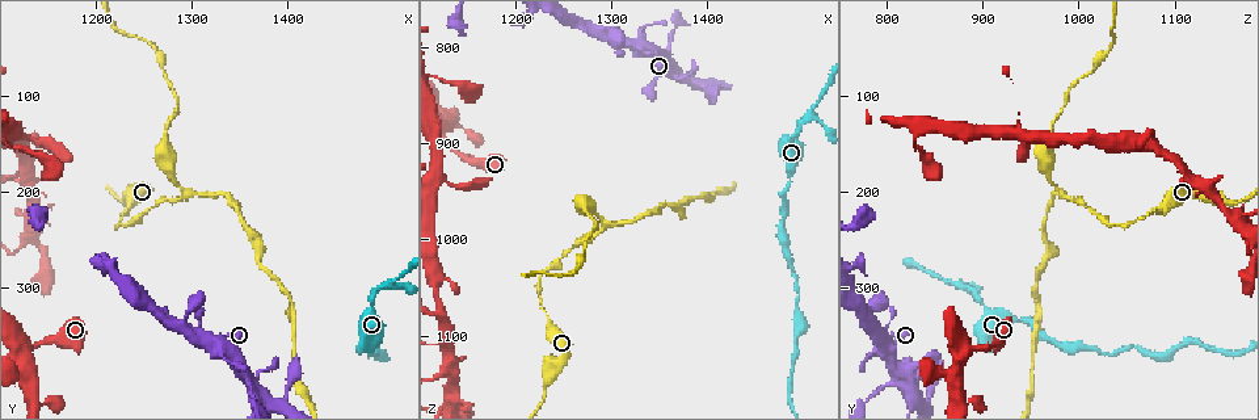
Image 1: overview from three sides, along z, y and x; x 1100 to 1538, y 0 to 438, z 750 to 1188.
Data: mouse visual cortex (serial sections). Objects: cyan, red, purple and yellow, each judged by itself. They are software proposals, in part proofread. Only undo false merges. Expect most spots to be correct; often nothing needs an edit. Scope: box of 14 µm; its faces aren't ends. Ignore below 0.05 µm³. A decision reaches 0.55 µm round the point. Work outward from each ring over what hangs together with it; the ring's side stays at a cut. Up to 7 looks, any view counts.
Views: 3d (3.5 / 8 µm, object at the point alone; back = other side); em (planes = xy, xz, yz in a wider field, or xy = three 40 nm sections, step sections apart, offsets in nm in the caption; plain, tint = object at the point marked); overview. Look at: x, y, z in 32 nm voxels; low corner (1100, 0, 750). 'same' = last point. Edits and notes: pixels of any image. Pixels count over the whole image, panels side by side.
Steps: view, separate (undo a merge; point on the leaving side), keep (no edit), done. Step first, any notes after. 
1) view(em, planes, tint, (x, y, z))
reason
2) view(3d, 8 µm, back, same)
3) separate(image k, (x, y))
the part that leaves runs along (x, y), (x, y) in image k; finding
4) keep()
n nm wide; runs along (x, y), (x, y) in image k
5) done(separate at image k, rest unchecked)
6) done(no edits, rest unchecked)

view(3d, 8 µm, (1510, 300, 870))
a fork

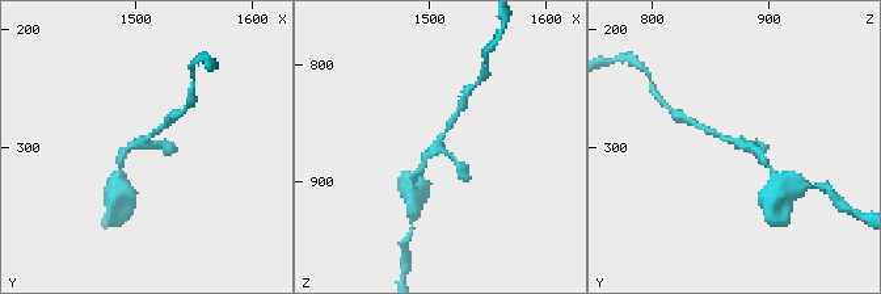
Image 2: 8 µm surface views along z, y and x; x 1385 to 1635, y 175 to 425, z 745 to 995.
view(em, planes, tint, (1508, 298, 872))
3 arms; arms of 200, 200, 200 nm; need the tissue

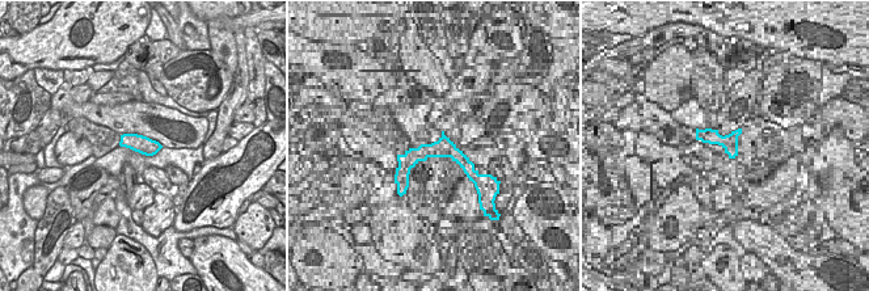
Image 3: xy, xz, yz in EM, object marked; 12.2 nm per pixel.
keep()
runs along (417, 172), (438, 148), (452, 120) in image 2; one cell here

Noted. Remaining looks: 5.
view(3d, 3.5 µm, (1350, 380, 805))
a fork

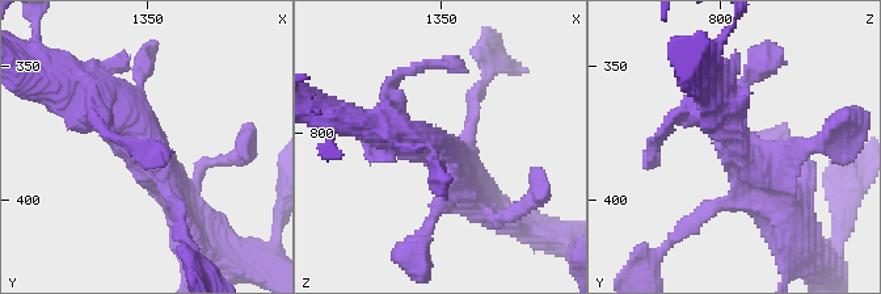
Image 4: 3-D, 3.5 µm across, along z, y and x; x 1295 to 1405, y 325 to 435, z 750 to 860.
view(em, xy, step 1, tint, (1352, 385, 808))
4 arms; arms of 150, 200, 350, 400 nm; need the tissue

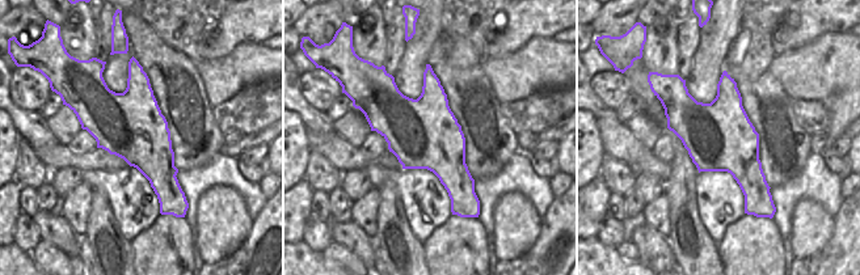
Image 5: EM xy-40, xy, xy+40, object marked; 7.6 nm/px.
view(em, xy, step 5, tint, same)

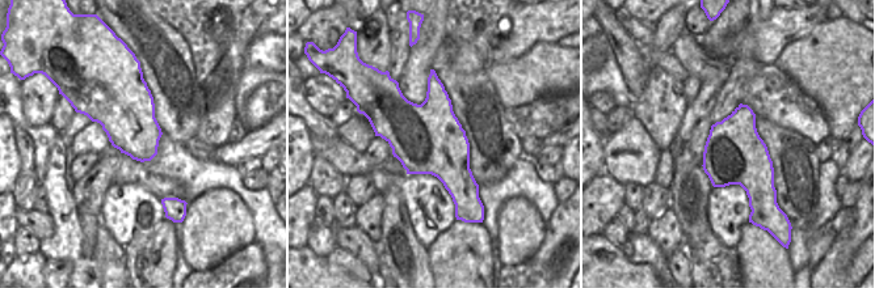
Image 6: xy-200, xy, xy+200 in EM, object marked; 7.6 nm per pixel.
keep()
one cell here

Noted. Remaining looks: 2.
view(3d, 3.5 µm, back, (1295, 205, 985))
sharp bend

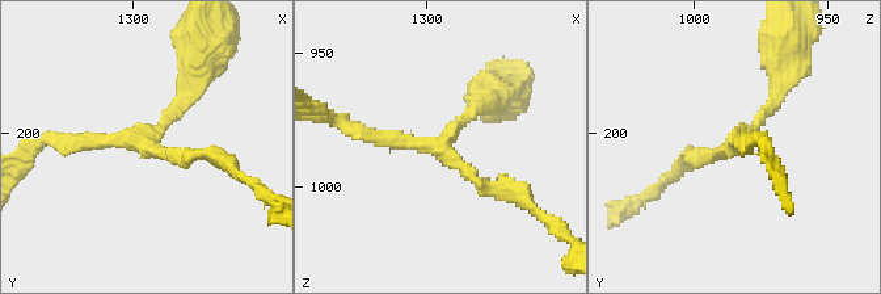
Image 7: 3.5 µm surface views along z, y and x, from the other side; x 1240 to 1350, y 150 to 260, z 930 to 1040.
view(em, planes, tint, (1295, 203, 984))

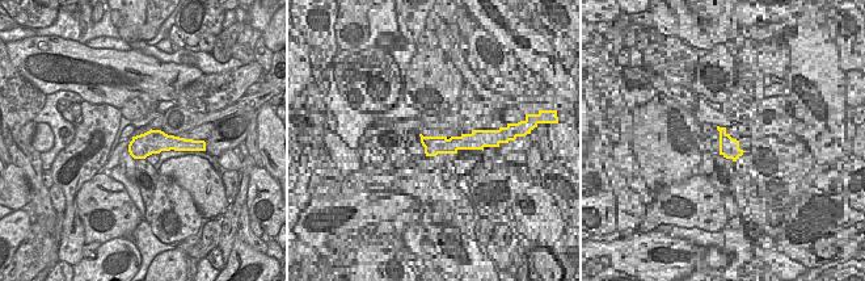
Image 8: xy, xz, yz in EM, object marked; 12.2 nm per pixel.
separate(image 7, (468, 116))
280 nm wide; the part that leaves runs along (442, 148), (458, 121), (490, 97) in image 7; a second cell is stuck on

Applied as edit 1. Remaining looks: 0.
done(separate at image 7, rest unchecked)

